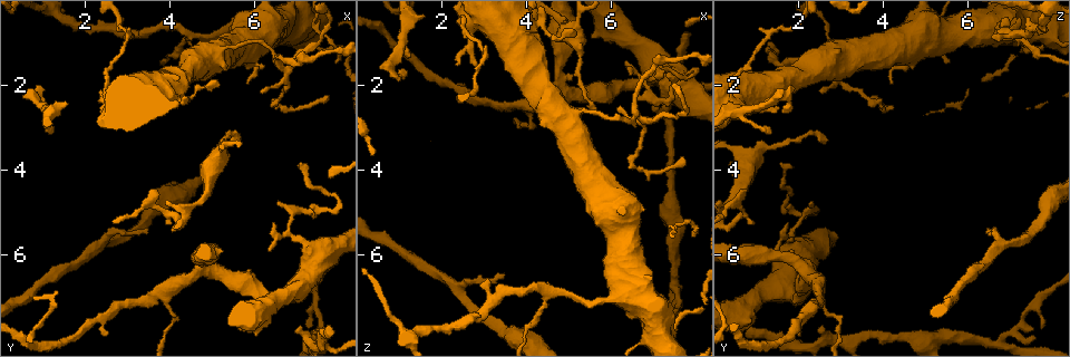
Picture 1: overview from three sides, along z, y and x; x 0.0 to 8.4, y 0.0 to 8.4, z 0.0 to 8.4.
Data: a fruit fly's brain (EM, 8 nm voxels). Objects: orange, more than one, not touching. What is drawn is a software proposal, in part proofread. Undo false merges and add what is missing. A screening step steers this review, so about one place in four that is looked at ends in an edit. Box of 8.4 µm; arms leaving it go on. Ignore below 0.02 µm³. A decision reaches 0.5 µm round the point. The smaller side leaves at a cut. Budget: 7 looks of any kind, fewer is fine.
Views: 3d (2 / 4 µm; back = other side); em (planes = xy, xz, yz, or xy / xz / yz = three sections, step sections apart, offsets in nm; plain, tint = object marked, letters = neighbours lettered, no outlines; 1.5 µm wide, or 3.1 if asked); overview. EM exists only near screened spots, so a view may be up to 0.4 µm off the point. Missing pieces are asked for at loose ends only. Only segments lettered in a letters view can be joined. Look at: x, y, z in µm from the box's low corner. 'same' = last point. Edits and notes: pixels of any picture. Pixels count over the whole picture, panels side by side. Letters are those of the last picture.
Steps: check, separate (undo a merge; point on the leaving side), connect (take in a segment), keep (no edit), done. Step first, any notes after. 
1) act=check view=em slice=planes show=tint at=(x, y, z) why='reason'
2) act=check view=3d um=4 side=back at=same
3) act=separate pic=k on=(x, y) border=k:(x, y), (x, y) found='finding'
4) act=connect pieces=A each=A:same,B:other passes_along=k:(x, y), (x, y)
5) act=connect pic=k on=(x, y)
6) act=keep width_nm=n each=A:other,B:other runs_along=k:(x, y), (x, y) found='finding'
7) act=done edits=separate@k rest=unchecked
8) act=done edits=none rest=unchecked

act=check view=em slice=planes show=plain at=(7.80, 7.75, 0.75) why='branch stops here'

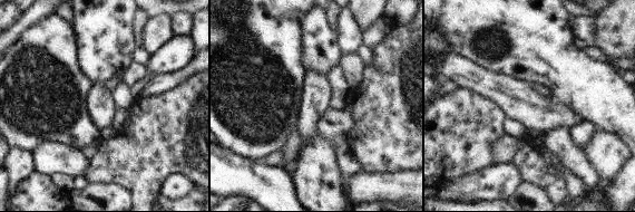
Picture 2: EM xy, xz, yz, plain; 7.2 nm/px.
act=check view=em slice=planes show=letters at=same why='what lies round it'

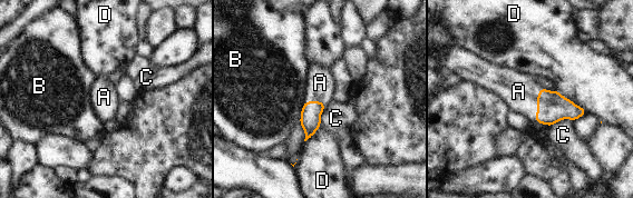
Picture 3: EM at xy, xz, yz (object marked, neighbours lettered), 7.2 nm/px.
act=connect pieces=A width_nm=150 each=A:same,B:other,C:other,D:other passes_along=3:(552, 107), (537, 104), (518, 91) found='the neuron continues'

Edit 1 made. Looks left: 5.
act=check view=em slice=planes show=letters at=(4.10, 5.10, 0.70) why='sharp bend'

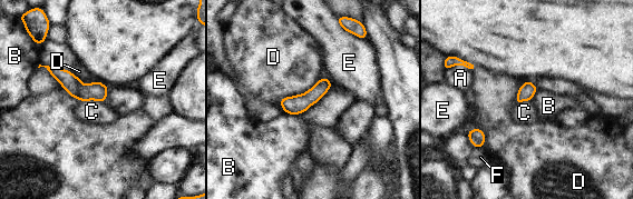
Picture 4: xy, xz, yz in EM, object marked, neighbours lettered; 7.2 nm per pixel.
act=keep width_nm=120 each=A:other,B:other,C:other,D:other,E:other,F:other border=4:(79, 100), (99, 100), (104, 103) found='one neuron here'

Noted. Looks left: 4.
act=check view=3d um=2 at=(2.90, 0.80, 6.70)

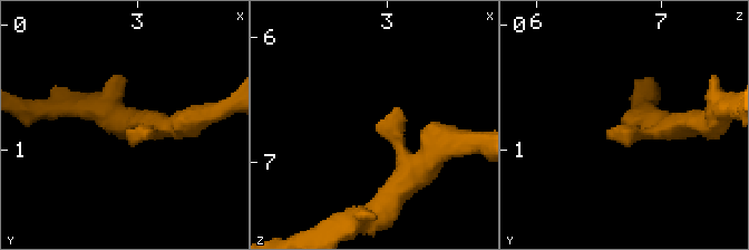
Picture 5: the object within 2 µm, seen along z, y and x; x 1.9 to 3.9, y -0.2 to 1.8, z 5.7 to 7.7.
act=check view=em slice=xz step=4 show=letters at=(2.90, 0.84, 6.70) arm_widths_nm=200,200

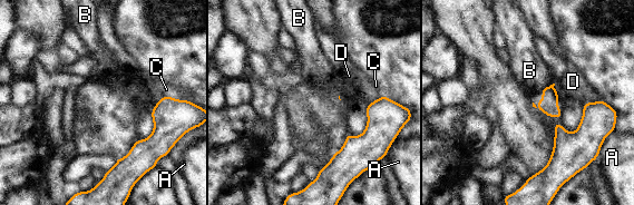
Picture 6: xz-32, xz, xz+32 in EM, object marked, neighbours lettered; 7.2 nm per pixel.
act=check view=em slice=planes show=letters at=same why='another direction'

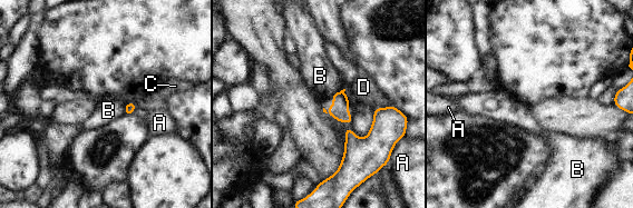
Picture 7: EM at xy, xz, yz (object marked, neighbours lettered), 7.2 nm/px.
act=keep width_nm=140 each=A:other,B:other,C:other,D:other border=7:(126, 104), (124, 114) found='none of them fits'

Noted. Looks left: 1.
act=done edits=connect@3 rest=unchecked

